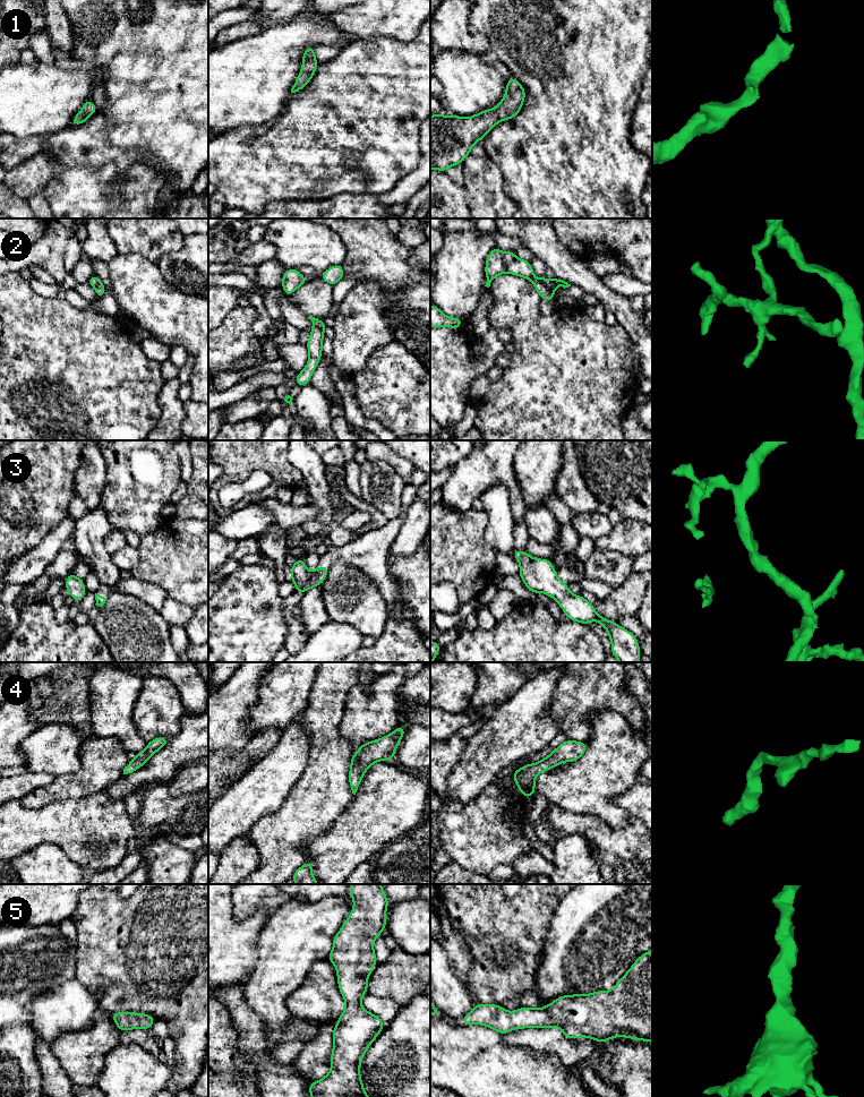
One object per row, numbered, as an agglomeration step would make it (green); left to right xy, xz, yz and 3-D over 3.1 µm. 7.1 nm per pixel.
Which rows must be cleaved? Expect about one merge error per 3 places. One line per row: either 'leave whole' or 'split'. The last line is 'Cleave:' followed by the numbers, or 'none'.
1: leave whole
2: split
3: leave whole
4: leave whole
5: leave whole
Cleave: 2

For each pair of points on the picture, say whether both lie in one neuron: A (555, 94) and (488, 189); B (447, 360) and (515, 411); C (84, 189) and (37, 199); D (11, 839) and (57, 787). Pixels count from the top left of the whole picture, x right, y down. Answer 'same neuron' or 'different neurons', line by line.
A: different neurons
B: different neurons
C: different neurons
D: different neurons

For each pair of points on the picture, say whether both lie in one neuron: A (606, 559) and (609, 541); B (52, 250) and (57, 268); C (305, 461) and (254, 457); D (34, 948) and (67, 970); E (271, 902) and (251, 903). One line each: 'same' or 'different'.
A: different
B: same
C: different
D: same
E: same

